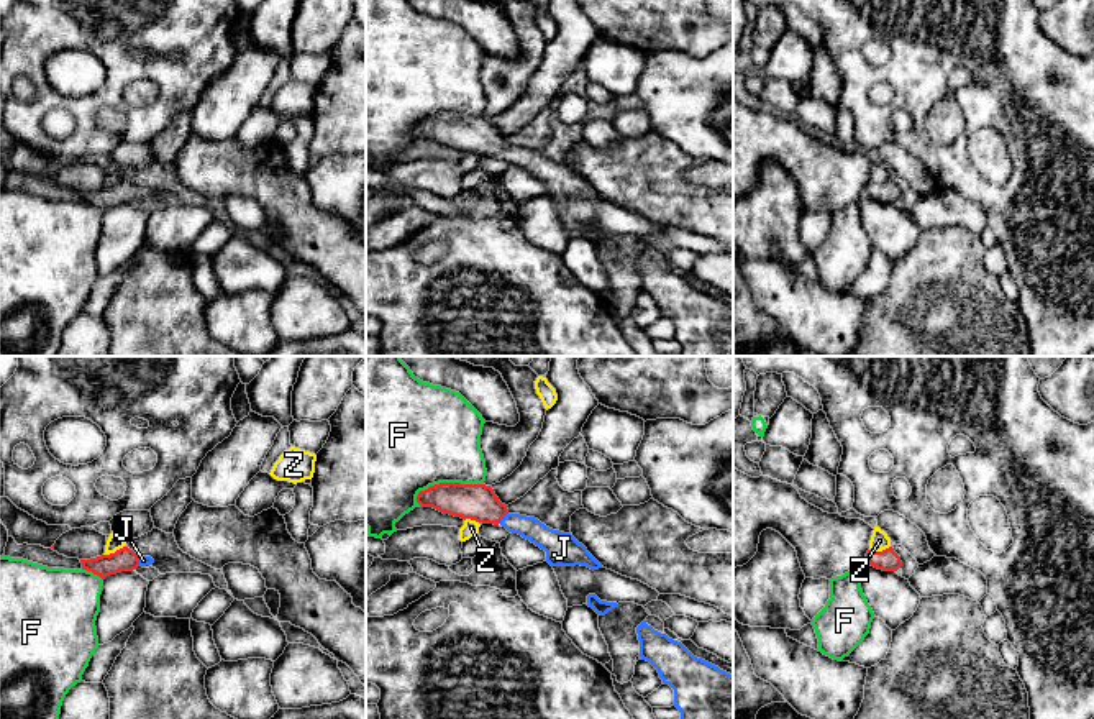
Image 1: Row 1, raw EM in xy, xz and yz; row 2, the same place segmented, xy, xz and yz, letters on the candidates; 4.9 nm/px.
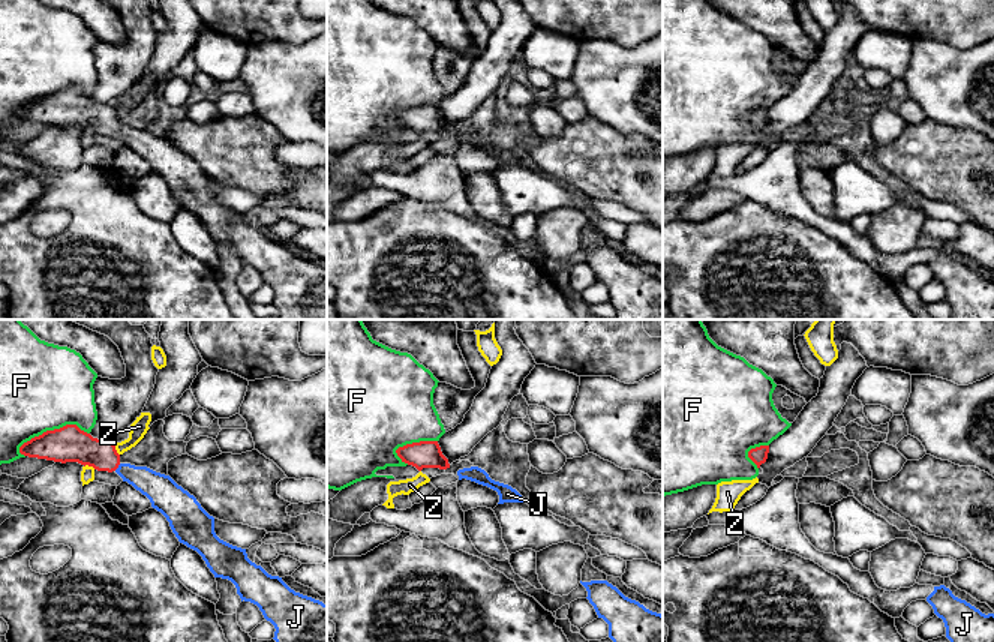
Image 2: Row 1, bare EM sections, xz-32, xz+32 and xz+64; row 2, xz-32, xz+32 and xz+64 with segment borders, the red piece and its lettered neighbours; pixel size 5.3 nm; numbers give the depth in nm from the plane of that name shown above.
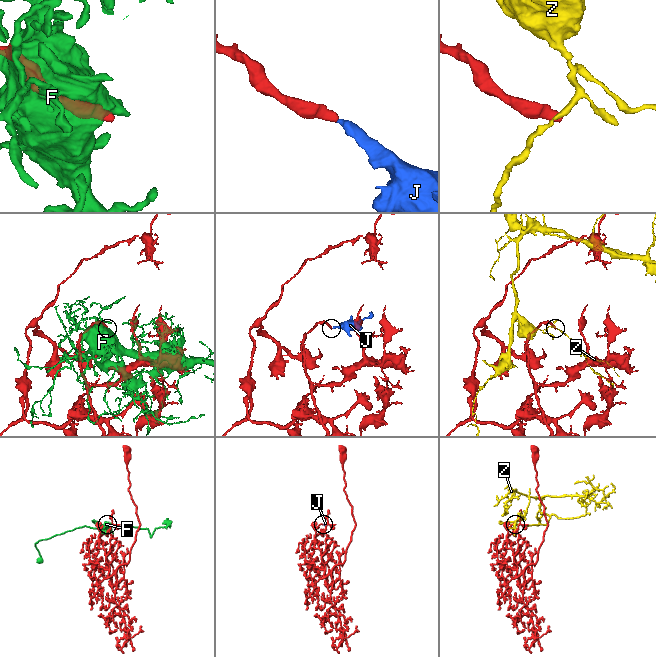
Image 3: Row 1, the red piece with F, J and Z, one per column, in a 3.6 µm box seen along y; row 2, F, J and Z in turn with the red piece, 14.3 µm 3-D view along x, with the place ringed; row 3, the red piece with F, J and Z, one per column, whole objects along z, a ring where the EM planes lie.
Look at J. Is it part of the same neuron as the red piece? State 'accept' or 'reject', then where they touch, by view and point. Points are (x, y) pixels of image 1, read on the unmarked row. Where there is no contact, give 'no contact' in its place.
accept; contact xz (504, 148)

